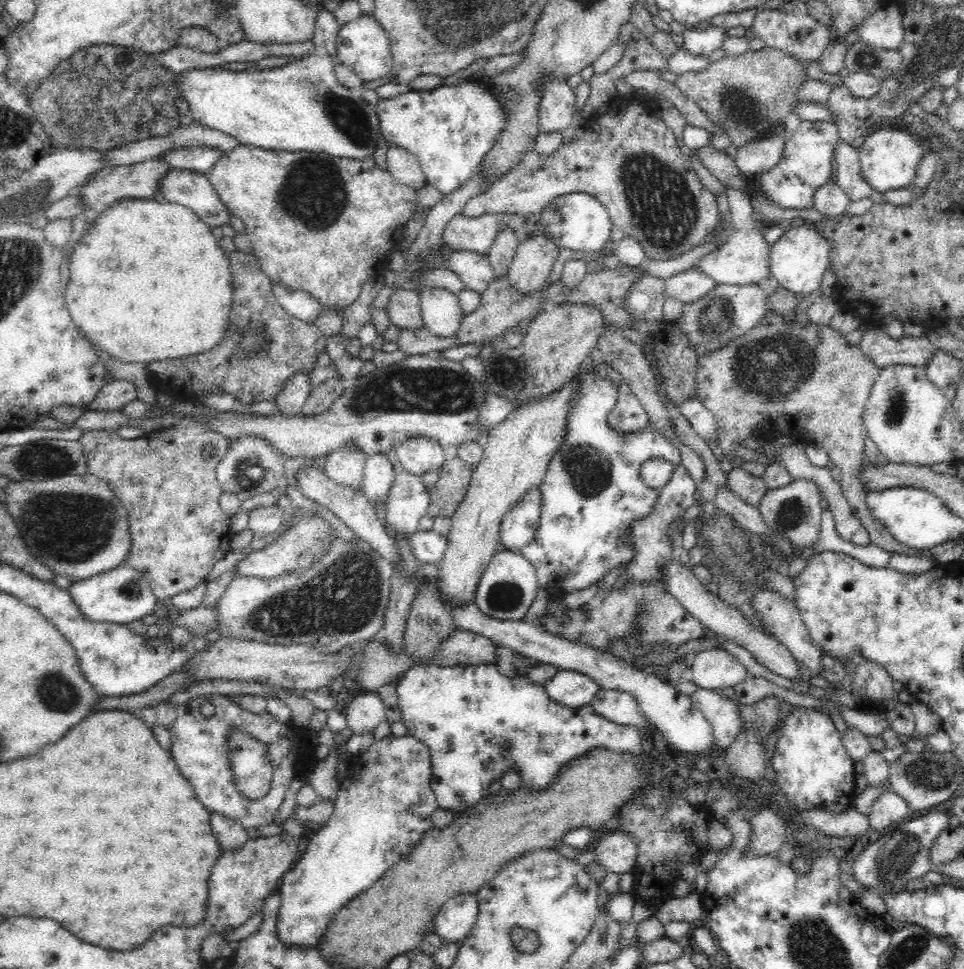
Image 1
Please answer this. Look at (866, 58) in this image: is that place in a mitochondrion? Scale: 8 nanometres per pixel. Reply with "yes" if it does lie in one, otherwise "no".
yes

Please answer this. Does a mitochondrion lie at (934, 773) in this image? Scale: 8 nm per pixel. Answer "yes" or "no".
yes

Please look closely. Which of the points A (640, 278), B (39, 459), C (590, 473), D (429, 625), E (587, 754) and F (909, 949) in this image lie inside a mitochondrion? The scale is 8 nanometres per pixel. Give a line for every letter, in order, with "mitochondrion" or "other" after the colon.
A: other
B: mitochondrion
C: mitochondrion
D: other
E: other
F: mitochondrion

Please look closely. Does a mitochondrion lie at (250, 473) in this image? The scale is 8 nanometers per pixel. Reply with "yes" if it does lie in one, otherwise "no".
yes

